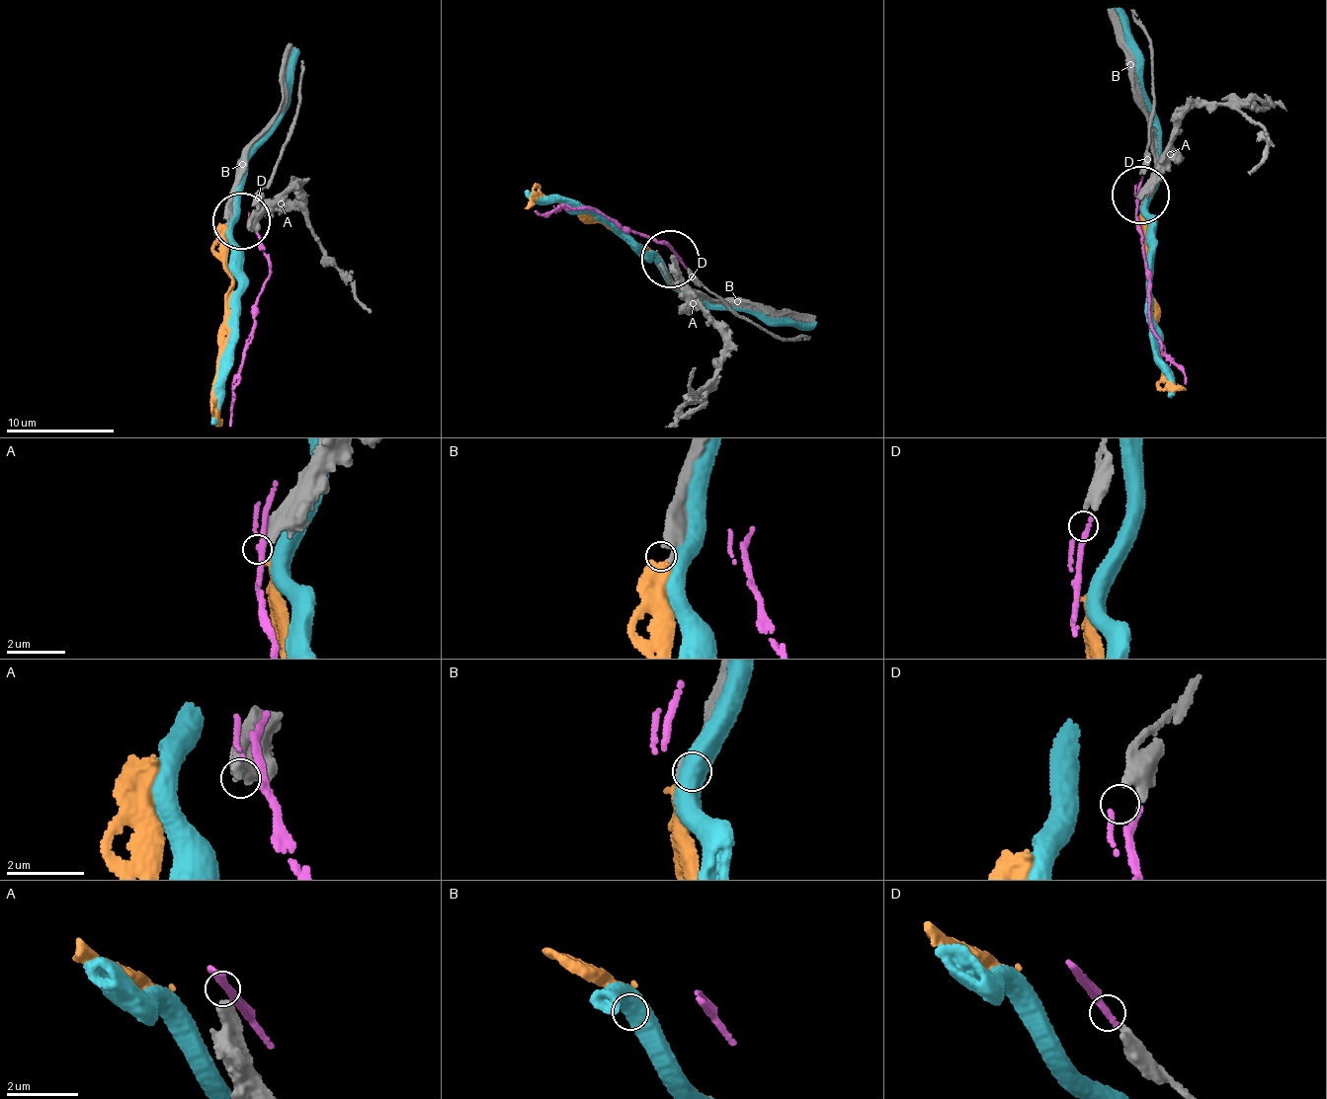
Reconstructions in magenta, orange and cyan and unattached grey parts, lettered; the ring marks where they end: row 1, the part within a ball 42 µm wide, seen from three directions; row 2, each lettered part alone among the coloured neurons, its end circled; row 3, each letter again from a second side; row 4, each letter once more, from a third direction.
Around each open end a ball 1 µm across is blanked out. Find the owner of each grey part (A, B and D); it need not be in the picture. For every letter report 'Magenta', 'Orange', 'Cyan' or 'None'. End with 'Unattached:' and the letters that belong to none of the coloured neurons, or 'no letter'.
A: None
B: Orange
D: Magenta
Unattached: A

